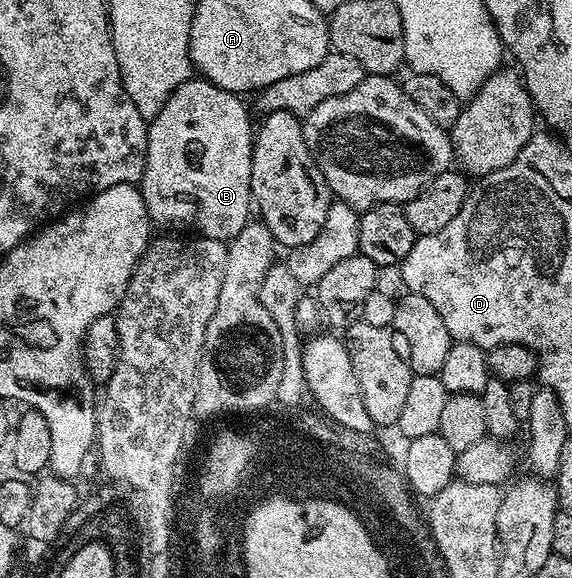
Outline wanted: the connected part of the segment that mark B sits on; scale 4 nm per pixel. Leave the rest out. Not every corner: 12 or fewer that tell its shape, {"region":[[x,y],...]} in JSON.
{"region":[[193,76],[148,122],[157,227],[227,244],[254,210],[254,122]]}

